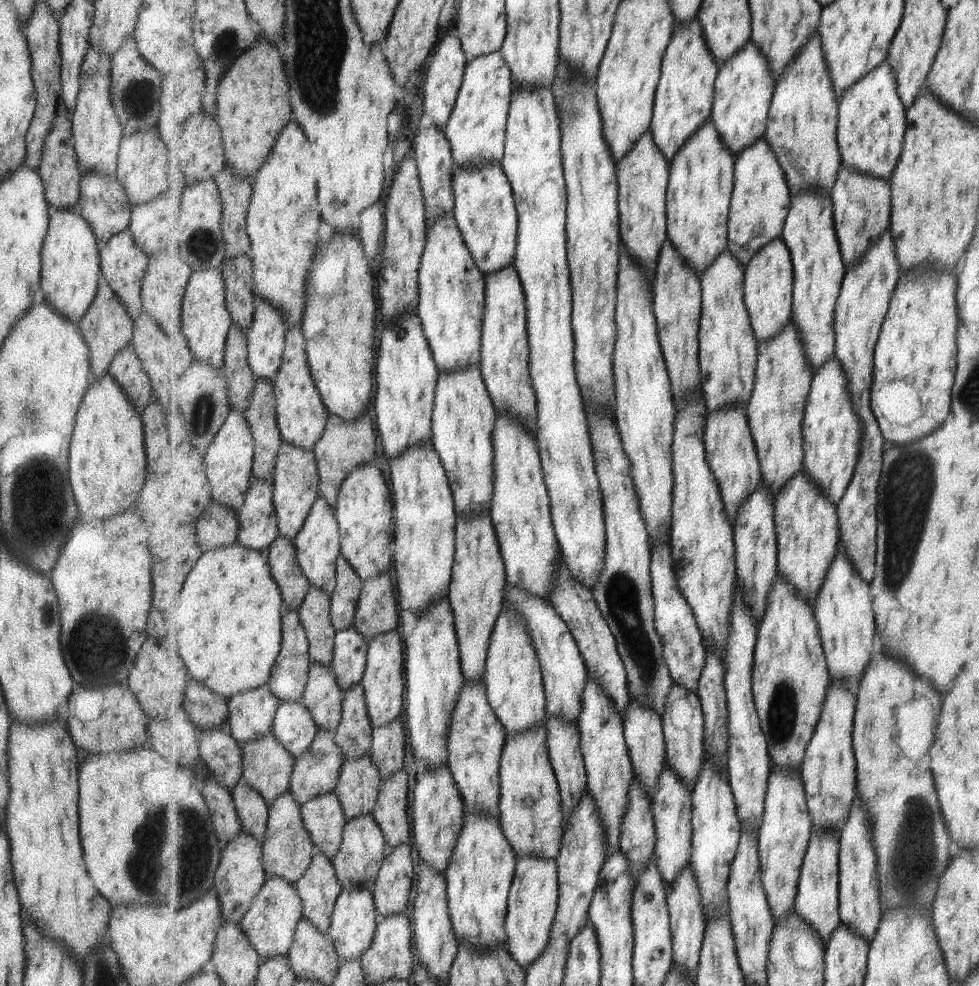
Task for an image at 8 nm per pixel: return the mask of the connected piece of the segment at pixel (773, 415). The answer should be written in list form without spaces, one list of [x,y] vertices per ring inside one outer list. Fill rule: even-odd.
[[[794,320],[777,337],[759,344],[757,380],[746,415],[757,445],[764,476],[762,482],[776,500],[784,487],[804,470],[802,424],[815,371],[810,367],[811,364],[804,353],[802,339]]]

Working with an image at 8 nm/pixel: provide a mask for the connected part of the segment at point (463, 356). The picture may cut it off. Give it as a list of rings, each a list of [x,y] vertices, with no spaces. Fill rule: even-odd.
[[[442,215],[437,221],[432,223],[432,227],[427,230],[426,250],[423,253],[422,266],[420,267],[419,275],[419,300],[416,313],[422,322],[423,332],[426,335],[427,342],[429,343],[433,358],[437,363],[440,374],[448,375],[455,371],[464,370],[471,365],[479,365],[482,360],[482,328],[483,321],[486,316],[486,276],[479,270],[478,264],[471,256],[471,251],[467,248],[463,233],[458,227],[457,221],[454,217],[447,217]]]

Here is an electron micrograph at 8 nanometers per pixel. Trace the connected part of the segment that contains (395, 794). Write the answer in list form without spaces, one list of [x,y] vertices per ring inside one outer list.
[[[399,770],[393,777],[383,779],[377,806],[373,816],[386,835],[389,849],[411,840],[411,822],[407,812],[409,776]]]

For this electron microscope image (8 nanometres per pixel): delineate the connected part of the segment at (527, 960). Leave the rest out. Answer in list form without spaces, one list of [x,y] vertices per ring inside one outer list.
[[[539,856],[517,858],[517,874],[508,899],[505,932],[507,932],[506,946],[523,970],[529,970],[551,944],[551,934],[559,912],[560,896],[560,882],[555,860],[547,860]]]

